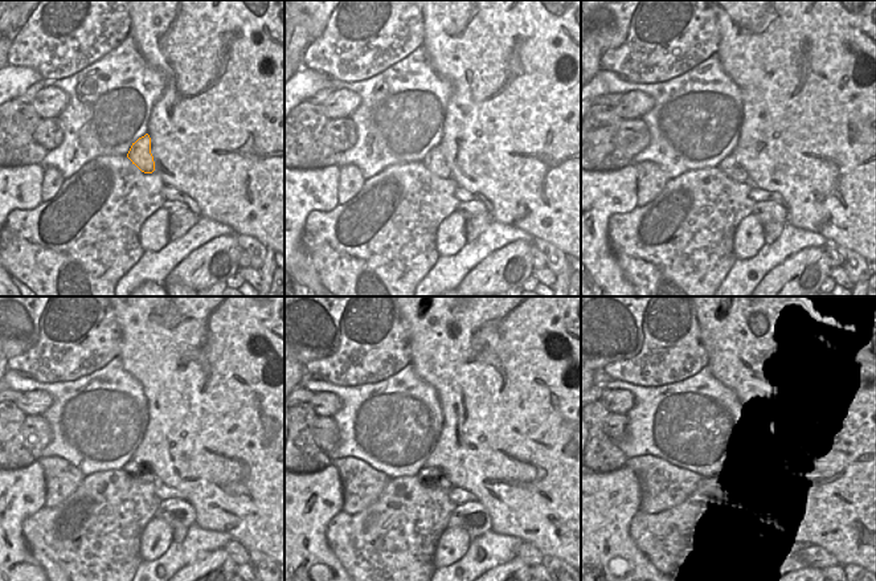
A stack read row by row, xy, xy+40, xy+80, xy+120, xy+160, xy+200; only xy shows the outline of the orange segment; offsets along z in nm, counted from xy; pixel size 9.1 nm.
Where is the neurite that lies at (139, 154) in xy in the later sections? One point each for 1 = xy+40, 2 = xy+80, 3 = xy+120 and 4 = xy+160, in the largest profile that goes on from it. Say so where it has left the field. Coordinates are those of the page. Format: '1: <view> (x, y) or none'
1: xy+40 (434, 160)
2: xy+80 (728, 166)
3: xy+120 (138, 470)
4: xy+160 (434, 477)

